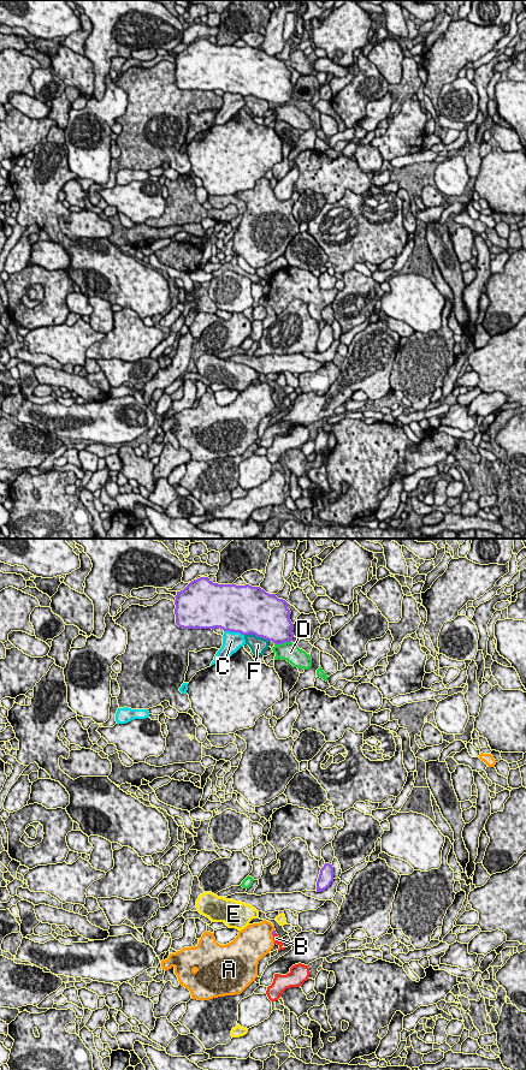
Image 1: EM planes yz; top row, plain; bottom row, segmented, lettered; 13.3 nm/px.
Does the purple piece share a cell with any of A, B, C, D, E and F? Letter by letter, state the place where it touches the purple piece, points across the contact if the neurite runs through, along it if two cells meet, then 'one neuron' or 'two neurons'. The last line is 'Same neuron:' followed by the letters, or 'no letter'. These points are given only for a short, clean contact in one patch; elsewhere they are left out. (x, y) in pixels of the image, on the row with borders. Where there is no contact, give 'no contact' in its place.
A: yz (272, 933) | two neurons
B: no contact | one neuron
C: yz (234, 631) | two neurons
D: yz (282, 642) | two neurons
E: yz (281, 911) | two neurons
F: yz (256, 636) | two neurons
Same neuron: B

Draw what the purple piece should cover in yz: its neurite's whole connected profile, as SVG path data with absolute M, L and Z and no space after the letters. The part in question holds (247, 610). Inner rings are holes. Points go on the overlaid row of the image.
M208 577L191 581L175 596L176 624L183 629L212 629L220 628L224 631L255 635L276 644L291 642L294 624L290 620L288 602L278 599L276 594L268 594L260 587L218 584Z

